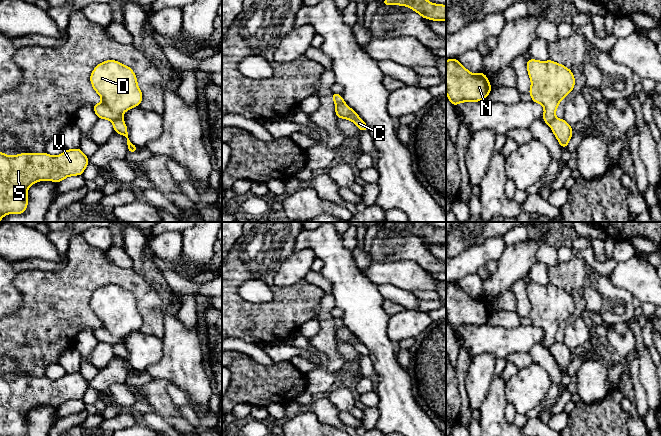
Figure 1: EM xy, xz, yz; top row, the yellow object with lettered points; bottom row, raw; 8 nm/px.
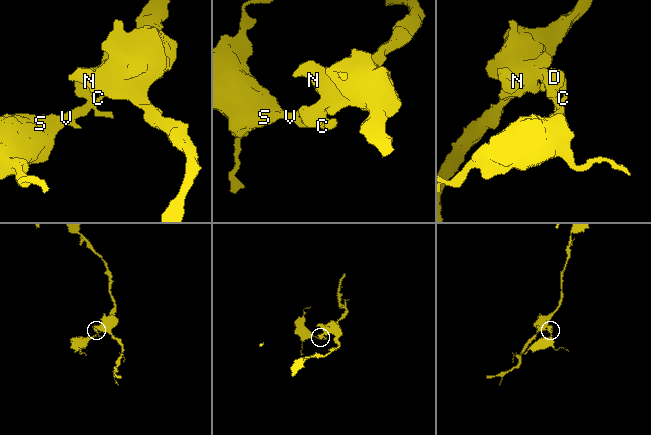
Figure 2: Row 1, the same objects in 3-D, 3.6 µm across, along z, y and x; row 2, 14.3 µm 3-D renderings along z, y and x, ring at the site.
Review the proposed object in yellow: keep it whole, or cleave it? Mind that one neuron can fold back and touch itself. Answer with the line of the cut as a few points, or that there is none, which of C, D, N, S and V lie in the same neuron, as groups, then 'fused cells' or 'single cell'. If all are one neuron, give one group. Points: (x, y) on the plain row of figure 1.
cut xy (122, 342), (113, 346); groups C S V / D N; fused cells

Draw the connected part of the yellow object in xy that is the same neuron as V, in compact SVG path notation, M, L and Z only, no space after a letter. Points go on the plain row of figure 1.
M80 372L67 373L57 380L45 376L7 380L4 376L0 376L0 436L25 436L28 429L27 415L30 410L38 405L60 407L68 400L83 399L88 387L89 382Z

